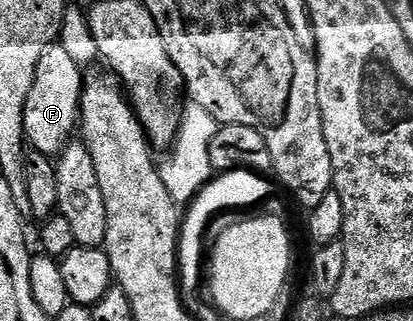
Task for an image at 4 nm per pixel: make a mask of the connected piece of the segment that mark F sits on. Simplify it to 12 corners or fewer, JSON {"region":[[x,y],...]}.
{"region":[[48,45],[24,105],[33,150],[61,155],[79,130],[84,71]]}

